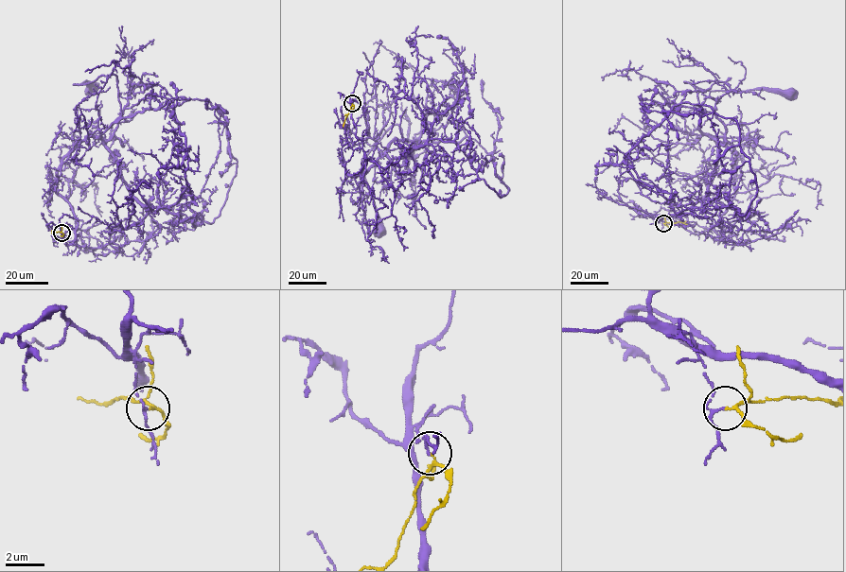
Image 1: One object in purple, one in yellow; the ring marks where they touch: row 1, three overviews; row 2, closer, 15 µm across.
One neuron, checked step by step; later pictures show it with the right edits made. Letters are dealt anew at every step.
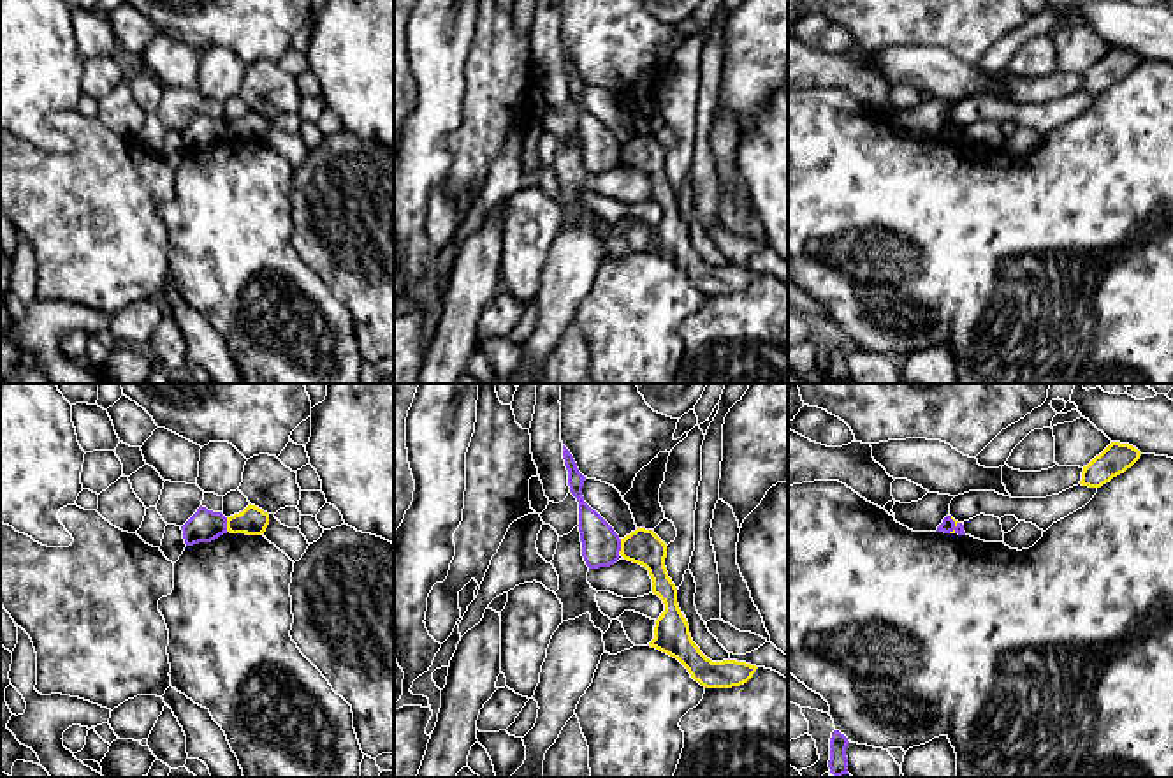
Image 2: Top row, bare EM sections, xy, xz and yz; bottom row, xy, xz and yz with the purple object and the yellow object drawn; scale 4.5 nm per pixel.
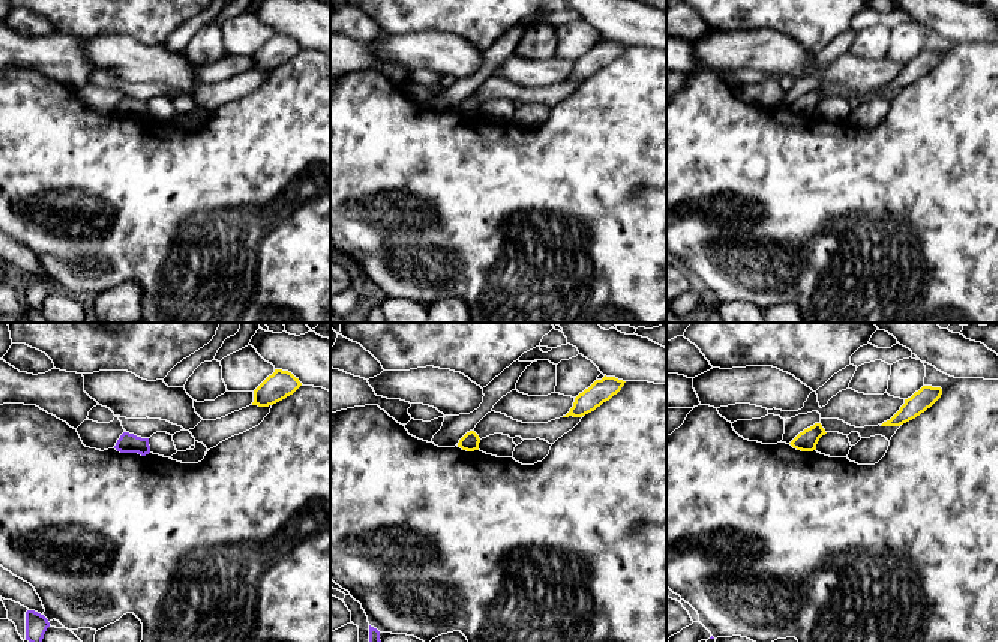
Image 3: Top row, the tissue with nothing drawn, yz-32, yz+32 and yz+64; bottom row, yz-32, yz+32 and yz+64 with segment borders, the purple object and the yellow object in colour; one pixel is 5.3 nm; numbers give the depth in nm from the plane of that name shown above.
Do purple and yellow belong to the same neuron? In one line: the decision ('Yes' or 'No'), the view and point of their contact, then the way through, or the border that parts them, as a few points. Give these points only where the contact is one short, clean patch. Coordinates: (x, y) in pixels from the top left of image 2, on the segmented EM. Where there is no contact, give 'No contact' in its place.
No. Touches purple at xz (619, 546). Boundary: xz (621, 539), (618, 553)

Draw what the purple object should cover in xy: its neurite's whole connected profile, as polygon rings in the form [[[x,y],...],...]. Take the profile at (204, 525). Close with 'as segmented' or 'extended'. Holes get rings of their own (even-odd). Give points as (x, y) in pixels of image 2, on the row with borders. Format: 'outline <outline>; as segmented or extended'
outline [[[200,505],[181,530],[186,546],[211,542],[227,533],[227,517]]]; as segmented

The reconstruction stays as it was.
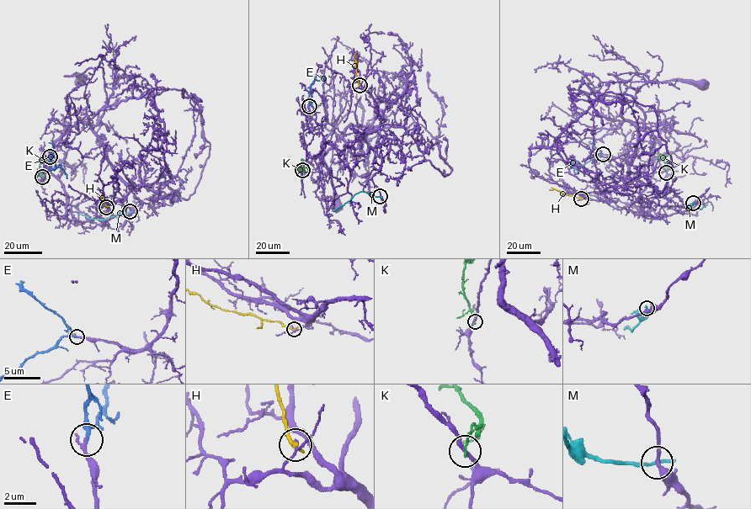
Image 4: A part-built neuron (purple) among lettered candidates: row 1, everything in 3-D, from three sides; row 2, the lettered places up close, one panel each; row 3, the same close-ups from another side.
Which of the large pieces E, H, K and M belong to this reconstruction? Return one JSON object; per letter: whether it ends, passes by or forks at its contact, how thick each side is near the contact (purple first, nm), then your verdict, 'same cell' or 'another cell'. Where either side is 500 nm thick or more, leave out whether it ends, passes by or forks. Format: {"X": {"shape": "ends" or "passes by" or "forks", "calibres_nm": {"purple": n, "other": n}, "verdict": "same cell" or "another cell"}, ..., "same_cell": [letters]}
{"E": {"shape": "passes by", "calibres_nm": {"purple": 180, "other": 200}, "verdict": "same cell"}, "H": {"shape": "passes by", "calibres_nm": {"purple": 120, "other": 200}, "verdict": "another cell"}, "K": {"shape": "ends", "calibres_nm": {"purple": 240, "other": 120}, "verdict": "another cell"}, "M": {"shape": "ends", "calibres_nm": {"purple": 240, "other": 240}, "verdict": "another cell"}, "same_cell": ["E"]}

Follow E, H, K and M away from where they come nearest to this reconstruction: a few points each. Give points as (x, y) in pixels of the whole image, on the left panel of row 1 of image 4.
E: (50, 156), (51, 169), (60, 167), (67, 178)
H: (106, 207), (102, 201), (103, 196)
K: (42, 177), (39, 161), (50, 157)
M: (130, 211), (118, 217), (100, 220), (77, 213)

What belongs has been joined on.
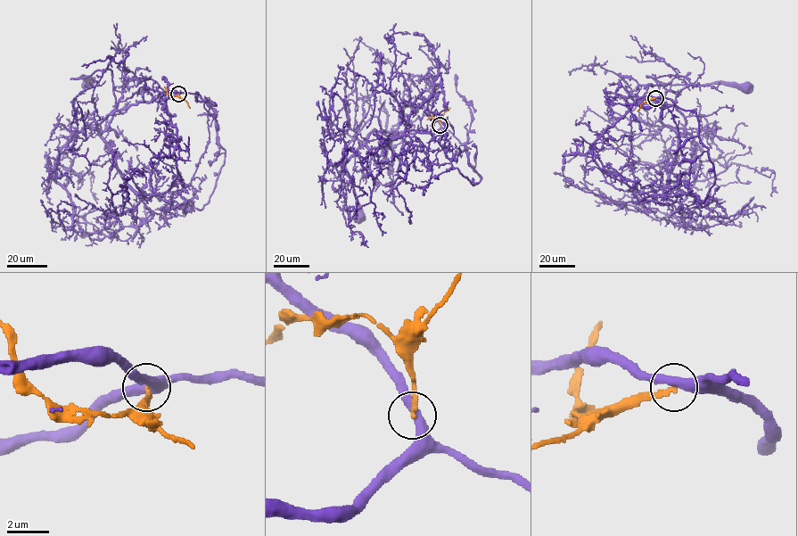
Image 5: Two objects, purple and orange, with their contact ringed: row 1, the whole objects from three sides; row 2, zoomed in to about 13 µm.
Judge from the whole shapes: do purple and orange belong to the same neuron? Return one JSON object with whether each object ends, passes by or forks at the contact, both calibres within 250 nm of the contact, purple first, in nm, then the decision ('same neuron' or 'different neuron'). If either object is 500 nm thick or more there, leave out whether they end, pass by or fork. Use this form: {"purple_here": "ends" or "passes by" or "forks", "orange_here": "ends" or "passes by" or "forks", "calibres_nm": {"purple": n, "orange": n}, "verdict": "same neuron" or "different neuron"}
{"purple_here": "passes by", "orange_here": "ends", "calibres_nm": {"purple": 400, "orange": 200}, "verdict": "different neuron"}

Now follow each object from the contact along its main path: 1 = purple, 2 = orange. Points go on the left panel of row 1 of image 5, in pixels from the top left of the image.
1: (178, 94), (113, 111), (112, 71), (96, 70), (89, 76), (71, 78), (89, 79)
2: (178, 94), (190, 108)

